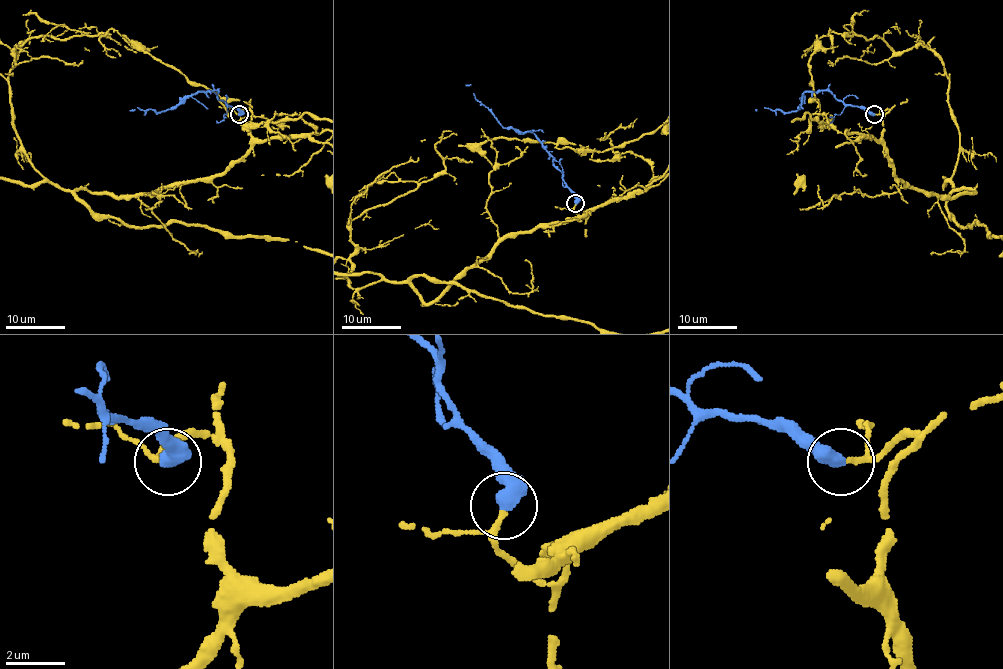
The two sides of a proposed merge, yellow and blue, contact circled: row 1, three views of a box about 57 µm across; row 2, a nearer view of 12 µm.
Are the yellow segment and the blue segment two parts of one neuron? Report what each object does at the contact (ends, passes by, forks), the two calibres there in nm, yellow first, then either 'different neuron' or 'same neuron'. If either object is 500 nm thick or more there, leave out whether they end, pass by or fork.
140 nm thick on the yellow side, 550 nm on the other; same neuron

